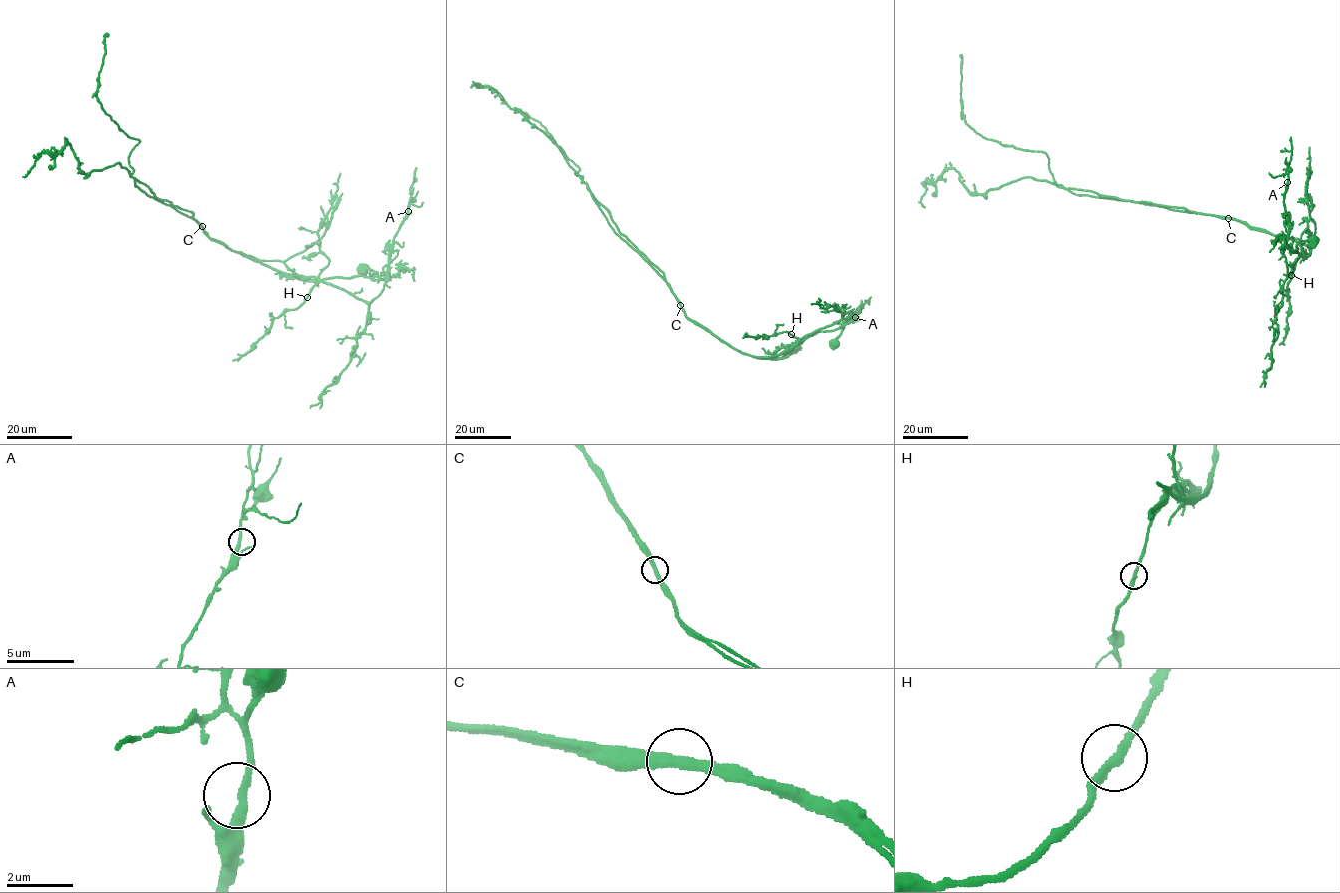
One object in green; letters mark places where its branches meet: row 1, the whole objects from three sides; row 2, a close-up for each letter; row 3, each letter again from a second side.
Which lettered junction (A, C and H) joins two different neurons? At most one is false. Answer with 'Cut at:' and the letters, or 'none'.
Cut at: C

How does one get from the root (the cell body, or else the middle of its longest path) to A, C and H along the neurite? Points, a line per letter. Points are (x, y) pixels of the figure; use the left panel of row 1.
A: (362, 267), (375, 271), (370, 277), (376, 280), (389, 274), (389, 247), (408, 211)
C: (362, 267), (375, 271), (368, 277), (299, 279), (229, 250), (222, 242), (209, 238), (202, 226)
H: (362, 267), (375, 271), (368, 277), (322, 279), (306, 297)

